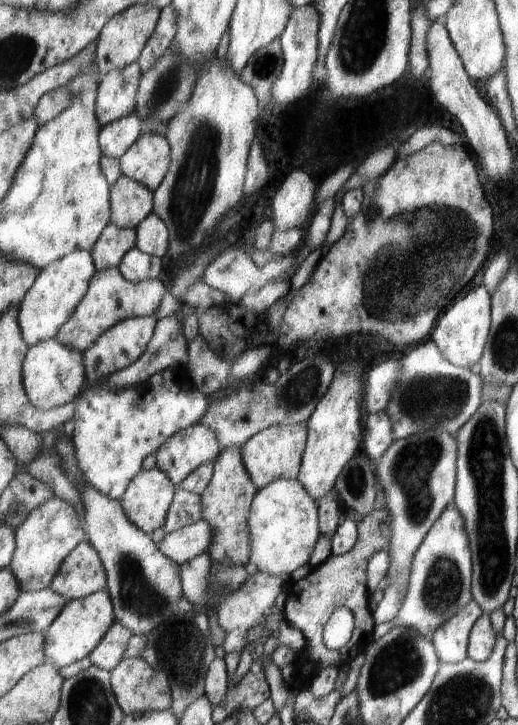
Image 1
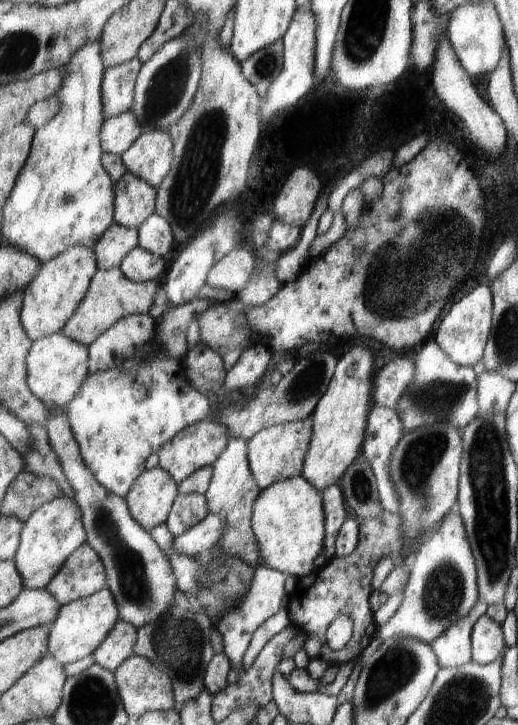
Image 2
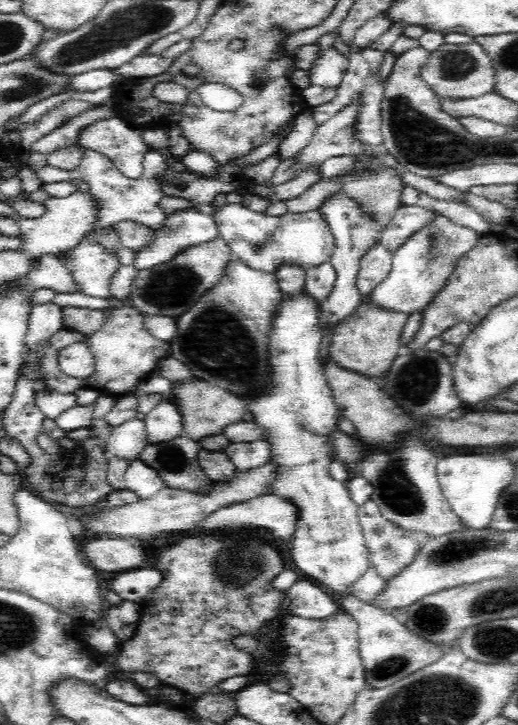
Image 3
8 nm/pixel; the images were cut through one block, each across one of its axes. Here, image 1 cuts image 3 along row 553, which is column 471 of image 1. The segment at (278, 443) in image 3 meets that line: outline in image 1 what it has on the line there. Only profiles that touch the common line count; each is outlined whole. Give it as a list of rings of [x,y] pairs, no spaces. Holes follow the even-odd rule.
[[[484,285],[477,286],[468,295],[456,302],[440,318],[430,340],[437,344],[442,354],[454,366],[473,368],[482,362],[492,328],[492,295]]]

